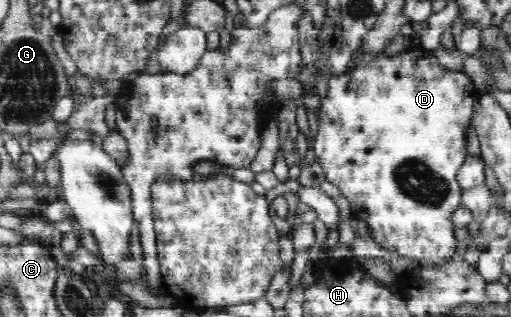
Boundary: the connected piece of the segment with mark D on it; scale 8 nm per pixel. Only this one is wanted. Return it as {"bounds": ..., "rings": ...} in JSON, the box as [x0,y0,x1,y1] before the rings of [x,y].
{"bounds":[314,50,476,268],"rings":[[[421,50],[423,57],[417,57],[417,51],[411,55],[405,51],[399,56],[377,58],[366,66],[359,66],[341,76],[333,76],[328,83],[326,97],[322,101],[320,114],[318,115],[318,131],[314,143],[315,164],[323,168],[325,180],[336,185],[341,194],[347,198],[351,204],[352,221],[365,221],[369,226],[372,239],[381,246],[381,248],[403,257],[410,257],[415,260],[420,267],[435,268],[443,266],[452,255],[455,255],[456,249],[462,246],[455,239],[455,228],[453,224],[453,213],[459,209],[462,200],[462,191],[457,176],[460,167],[463,165],[467,153],[466,133],[471,124],[474,112],[475,90],[476,88],[471,78],[465,77],[465,73],[452,71],[443,68],[437,62],[437,58],[429,50]]]}

